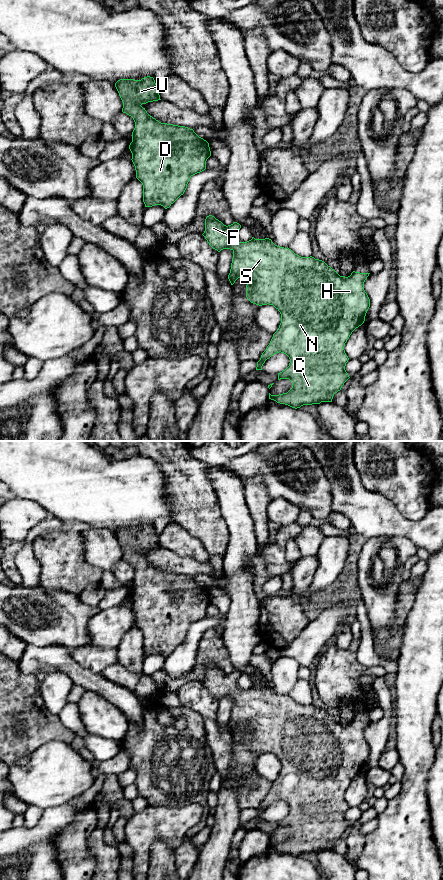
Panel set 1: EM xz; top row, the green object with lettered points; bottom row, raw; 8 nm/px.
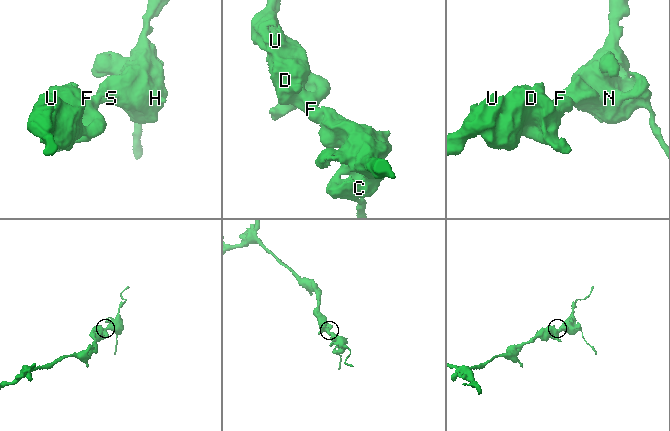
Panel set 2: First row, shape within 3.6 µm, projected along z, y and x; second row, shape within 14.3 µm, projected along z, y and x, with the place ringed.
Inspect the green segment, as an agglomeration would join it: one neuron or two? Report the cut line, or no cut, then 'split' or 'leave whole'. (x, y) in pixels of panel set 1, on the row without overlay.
cut none; leave whole

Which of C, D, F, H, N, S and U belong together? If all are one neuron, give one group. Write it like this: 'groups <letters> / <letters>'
groups C D F H N S U

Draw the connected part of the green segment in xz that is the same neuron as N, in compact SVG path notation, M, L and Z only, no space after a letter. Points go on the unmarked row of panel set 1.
M209 663L205 667L205 679L202 682L209 693L220 700L223 697L233 699L230 721L228 727L233 733L242 725L246 728L246 745L256 753L273 753L281 762L281 771L278 778L262 801L257 810L256 818L262 818L267 807L276 801L284 801L289 807L289 814L278 821L278 828L289 827L292 836L279 843L271 843L269 847L292 856L300 856L303 853L320 852L321 850L332 850L335 841L341 838L344 831L350 826L345 818L349 806L345 801L344 794L352 780L365 769L366 761L370 755L370 747L364 738L364 730L370 721L353 719L350 724L340 724L334 717L324 709L314 705L301 705L291 697L275 693L271 687L255 687L252 685L247 690L239 690L237 686L241 673L234 670L224 673L214 664Z

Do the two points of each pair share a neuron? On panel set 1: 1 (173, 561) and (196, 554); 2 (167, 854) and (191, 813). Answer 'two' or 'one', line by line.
1: two
2: two

